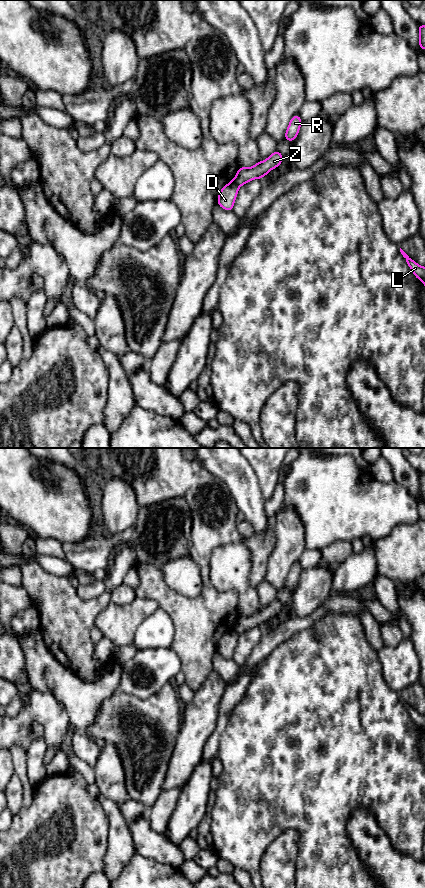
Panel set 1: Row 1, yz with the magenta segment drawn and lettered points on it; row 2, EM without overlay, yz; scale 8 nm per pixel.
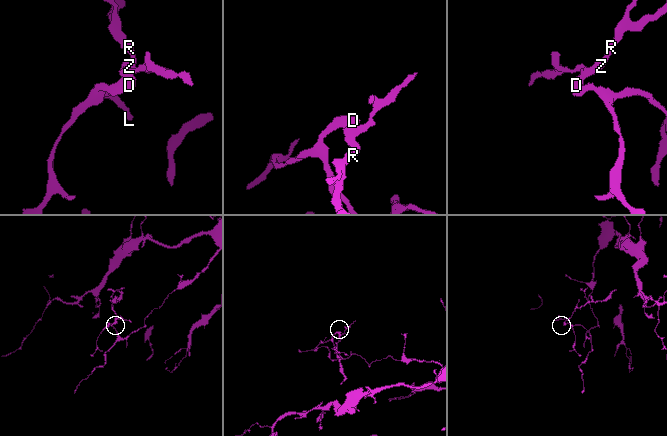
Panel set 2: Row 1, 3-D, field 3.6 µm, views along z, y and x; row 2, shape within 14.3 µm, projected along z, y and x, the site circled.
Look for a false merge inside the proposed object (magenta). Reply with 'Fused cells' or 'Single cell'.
Fused cells

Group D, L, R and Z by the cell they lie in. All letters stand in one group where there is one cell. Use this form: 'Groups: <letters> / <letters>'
Groups: D L / R Z

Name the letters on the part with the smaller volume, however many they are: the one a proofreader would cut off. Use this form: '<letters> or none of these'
R, Z

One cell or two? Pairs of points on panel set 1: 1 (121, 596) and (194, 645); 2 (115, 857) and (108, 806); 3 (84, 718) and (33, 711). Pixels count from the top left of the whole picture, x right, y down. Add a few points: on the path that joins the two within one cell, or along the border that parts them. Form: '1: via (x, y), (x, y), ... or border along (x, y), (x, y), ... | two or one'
1: border along (134, 591), (136, 596) | two
2: via (115, 844), (115, 819) | one
3: border along (55, 696), (56, 700), (65, 710), (70, 723) | two

